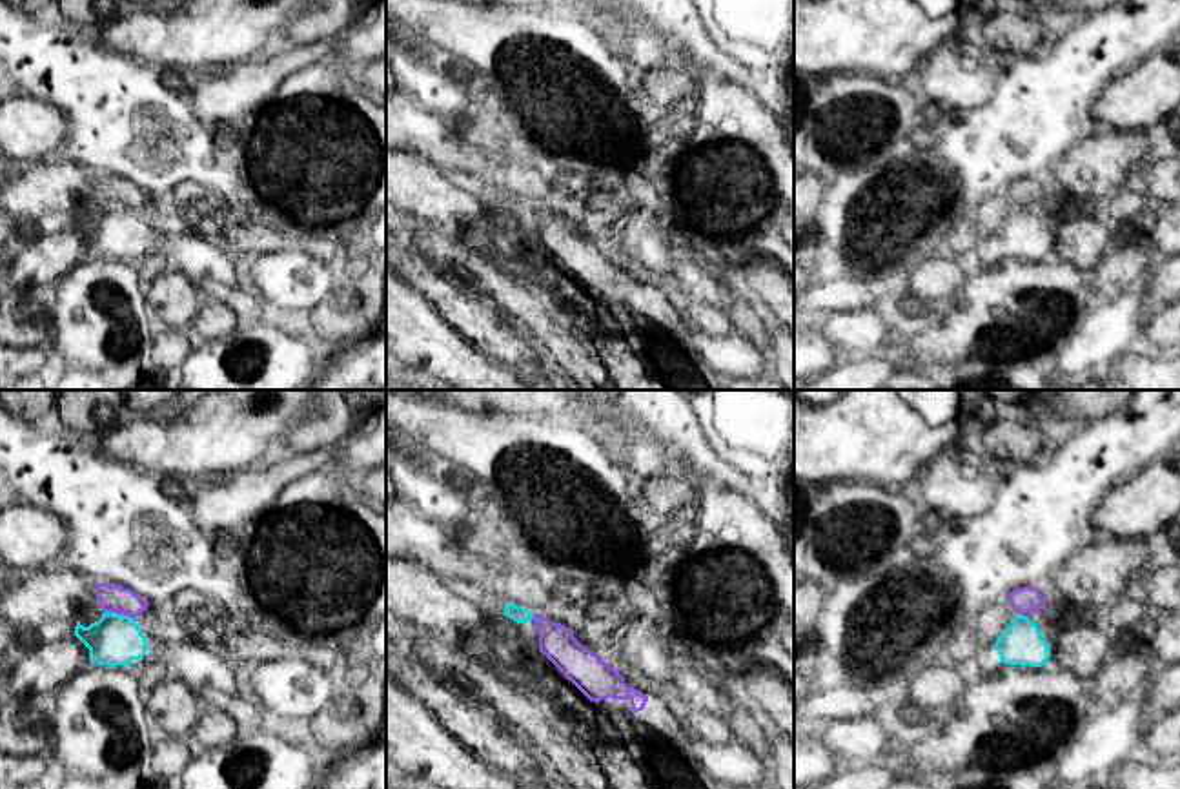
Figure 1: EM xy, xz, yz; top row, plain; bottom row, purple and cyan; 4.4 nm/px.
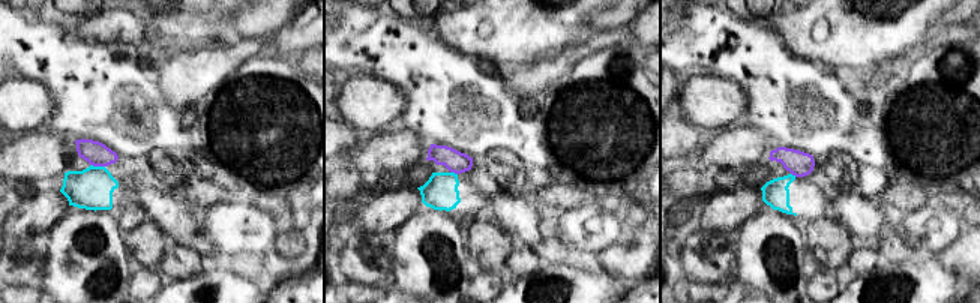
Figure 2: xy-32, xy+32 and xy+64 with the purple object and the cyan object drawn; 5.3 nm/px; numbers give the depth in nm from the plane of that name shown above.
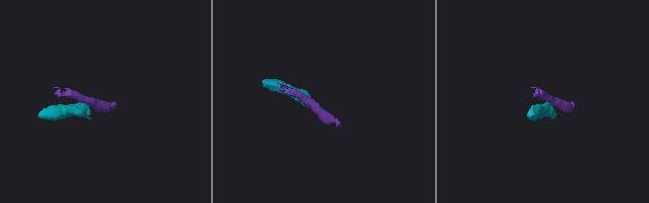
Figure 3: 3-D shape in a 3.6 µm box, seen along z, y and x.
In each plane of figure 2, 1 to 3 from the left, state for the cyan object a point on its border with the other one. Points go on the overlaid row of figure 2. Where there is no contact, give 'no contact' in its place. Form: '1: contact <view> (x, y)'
1: contact xy-32 (98, 165)
2: contact xy+32 (453, 171)
3: contact xy+64 (794, 174)

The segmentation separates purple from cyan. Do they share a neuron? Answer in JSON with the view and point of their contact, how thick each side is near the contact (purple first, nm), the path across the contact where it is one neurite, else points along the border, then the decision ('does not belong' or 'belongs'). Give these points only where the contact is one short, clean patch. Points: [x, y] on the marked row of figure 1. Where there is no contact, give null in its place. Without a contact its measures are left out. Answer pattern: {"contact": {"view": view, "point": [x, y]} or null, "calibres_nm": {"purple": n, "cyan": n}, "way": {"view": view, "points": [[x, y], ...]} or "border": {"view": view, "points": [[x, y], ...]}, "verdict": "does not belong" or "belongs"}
{"contact": {"view": "xy", "point": [119, 613]}, "calibres_nm": {"purple": 130, "cyan": 220}, "border": {"view": "xy", "points": [[104, 611], [132, 618]]}, "verdict": "does not belong"}

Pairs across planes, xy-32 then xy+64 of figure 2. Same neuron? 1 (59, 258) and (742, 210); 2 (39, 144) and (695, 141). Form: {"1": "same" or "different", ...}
{"1": "different", "2": "different"}

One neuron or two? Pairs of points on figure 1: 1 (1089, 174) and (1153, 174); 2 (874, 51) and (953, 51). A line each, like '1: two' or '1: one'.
1: two
2: two

